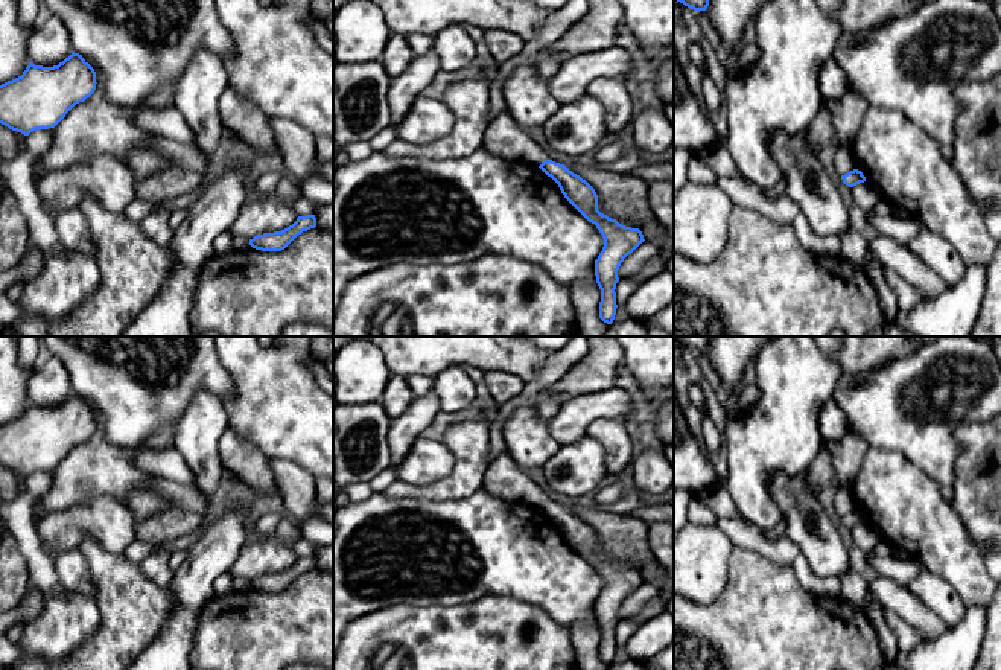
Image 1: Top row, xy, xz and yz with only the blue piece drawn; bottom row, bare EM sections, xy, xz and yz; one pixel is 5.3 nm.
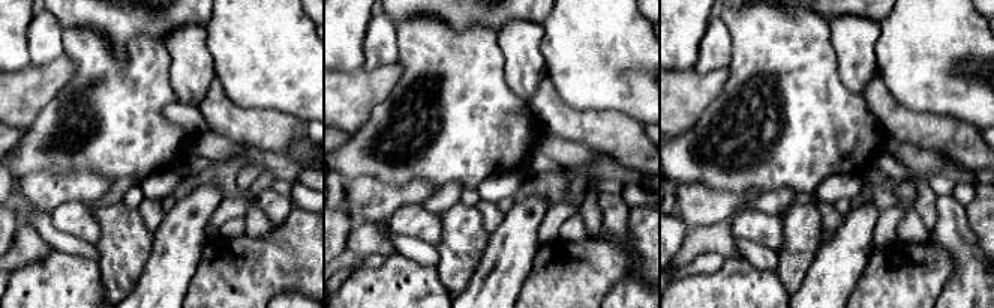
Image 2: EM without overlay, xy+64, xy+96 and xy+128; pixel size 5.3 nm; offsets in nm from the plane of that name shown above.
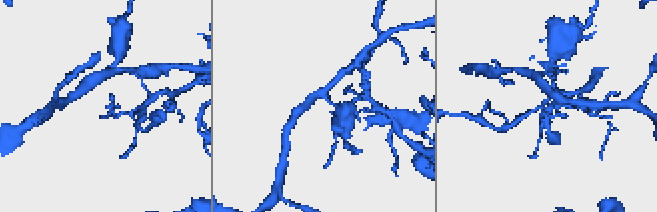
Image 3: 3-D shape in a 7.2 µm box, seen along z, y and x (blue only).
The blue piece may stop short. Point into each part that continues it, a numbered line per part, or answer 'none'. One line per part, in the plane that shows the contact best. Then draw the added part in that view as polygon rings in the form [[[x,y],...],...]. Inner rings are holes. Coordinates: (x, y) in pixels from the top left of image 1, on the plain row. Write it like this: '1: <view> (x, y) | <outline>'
1: xz (504, 478) | [[[502,452],[485,467],[481,489],[502,499],[540,507],[549,501],[539,484],[522,471],[508,452]]]

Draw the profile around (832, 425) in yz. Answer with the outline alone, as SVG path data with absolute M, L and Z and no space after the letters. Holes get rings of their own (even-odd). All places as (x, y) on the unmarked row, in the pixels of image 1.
M831 396L820 410L817 426L820 448L812 463L805 471L805 481L812 492L820 493L831 484L837 483L831 445L849 434L847 419L843 410L837 405L834 396Z

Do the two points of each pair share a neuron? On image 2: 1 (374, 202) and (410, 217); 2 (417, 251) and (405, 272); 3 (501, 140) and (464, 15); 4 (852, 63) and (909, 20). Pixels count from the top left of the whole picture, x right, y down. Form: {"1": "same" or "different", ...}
{"1": "different", "2": "different", "3": "different", "4": "different"}

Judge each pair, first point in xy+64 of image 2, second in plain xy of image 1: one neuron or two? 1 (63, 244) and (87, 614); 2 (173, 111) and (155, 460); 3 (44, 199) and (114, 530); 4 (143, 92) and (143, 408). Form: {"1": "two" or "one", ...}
{"1": "two", "2": "one", "3": "one", "4": "two"}

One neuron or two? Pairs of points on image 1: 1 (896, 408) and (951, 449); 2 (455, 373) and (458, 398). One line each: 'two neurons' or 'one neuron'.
1: one neuron
2: one neuron

